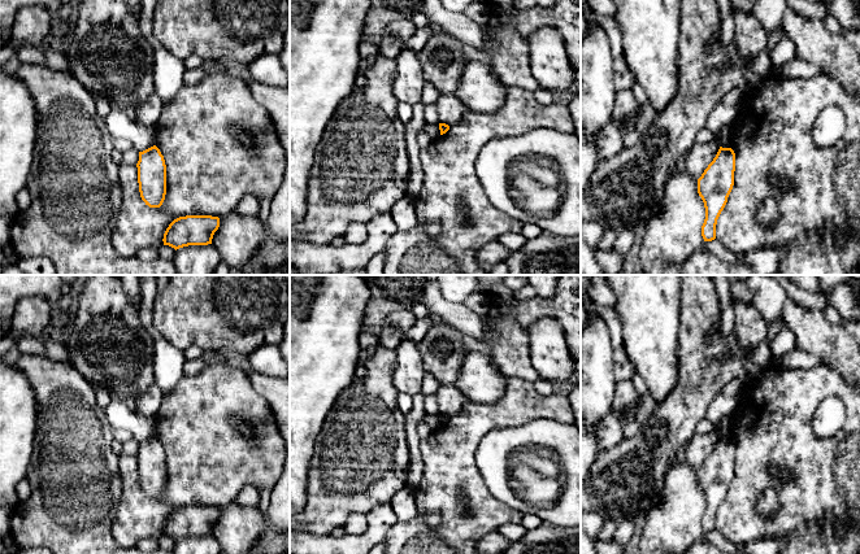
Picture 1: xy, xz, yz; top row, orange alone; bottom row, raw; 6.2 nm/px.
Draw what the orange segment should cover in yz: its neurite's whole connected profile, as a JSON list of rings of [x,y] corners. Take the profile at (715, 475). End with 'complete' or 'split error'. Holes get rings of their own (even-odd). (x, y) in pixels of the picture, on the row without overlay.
[[[720,437],[716,448],[698,470],[698,484],[705,498],[702,516],[704,532],[716,529],[717,510],[724,501],[734,476],[735,444],[731,439]]]; complete

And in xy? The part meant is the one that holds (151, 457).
[[[153,436],[139,442],[136,458],[142,490],[149,498],[160,498],[166,485],[166,455],[160,440]]]; complete

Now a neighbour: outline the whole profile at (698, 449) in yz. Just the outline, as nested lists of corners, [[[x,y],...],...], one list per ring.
[[[716,433],[695,435],[686,445],[681,459],[687,462],[694,470],[699,470],[708,455],[713,452],[720,436]]]

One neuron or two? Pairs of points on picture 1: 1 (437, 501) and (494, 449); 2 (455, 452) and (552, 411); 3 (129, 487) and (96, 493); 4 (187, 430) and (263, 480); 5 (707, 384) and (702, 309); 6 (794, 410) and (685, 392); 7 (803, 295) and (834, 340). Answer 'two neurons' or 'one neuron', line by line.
1: two neurons
2: one neuron
3: two neurons
4: one neuron
5: one neuron
6: two neurons
7: two neurons

